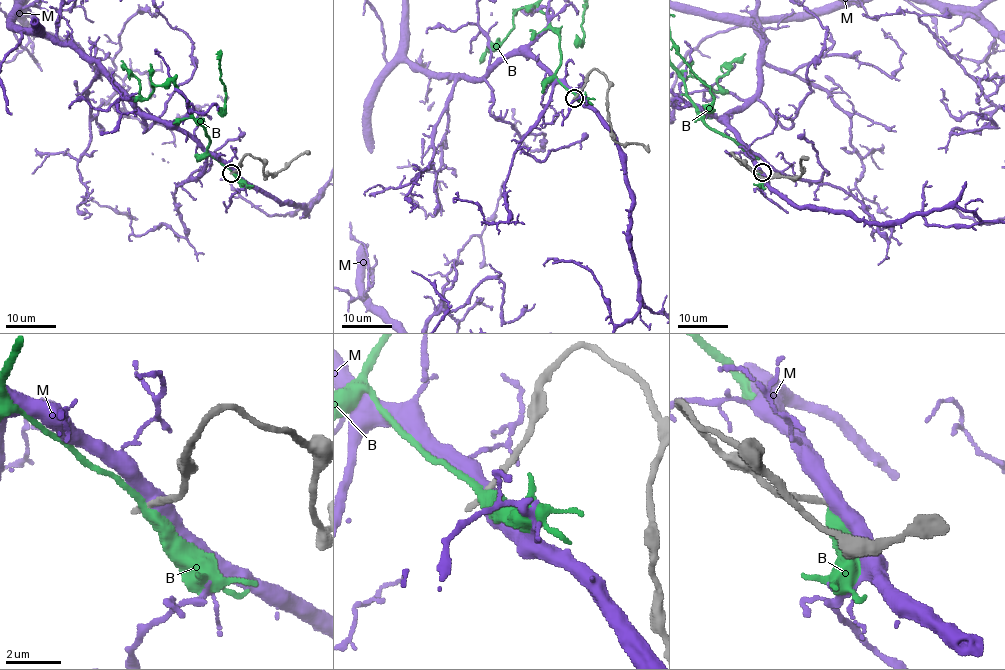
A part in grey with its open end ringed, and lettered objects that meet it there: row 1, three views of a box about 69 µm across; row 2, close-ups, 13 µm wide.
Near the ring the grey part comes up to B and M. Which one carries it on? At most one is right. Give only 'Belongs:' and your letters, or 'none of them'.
Belongs: none of them

